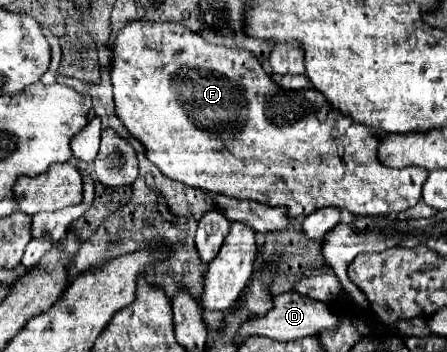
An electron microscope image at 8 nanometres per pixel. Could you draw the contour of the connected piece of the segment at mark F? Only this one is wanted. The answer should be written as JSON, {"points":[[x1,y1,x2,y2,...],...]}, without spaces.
{"points":[[129,22,115,38,113,42,113,56,111,56,111,84,113,84,113,96,115,96,115,110,117,118,123,122,127,132,139,140,145,146,145,156,171,180,183,182,187,186,213,192,213,194,225,194,235,198,249,198,259,200,271,206,281,206,287,210,289,218,309,216,311,212,319,208,339,208,347,210,355,216,375,216,375,214,391,214,391,212,403,212,419,202,423,182,427,180,429,172,423,168,387,168,381,166,377,160,377,146,379,146,379,134,375,130,367,130,365,125,355,124,327,124,325,120,325,100,321,96,315,96,315,90,299,90,299,92,285,92,281,90,271,76,261,68,259,60,247,52,237,48,219,46,213,42,207,42,205,38,197,36,195,32,189,32,181,24,149,24,149,22]]}

